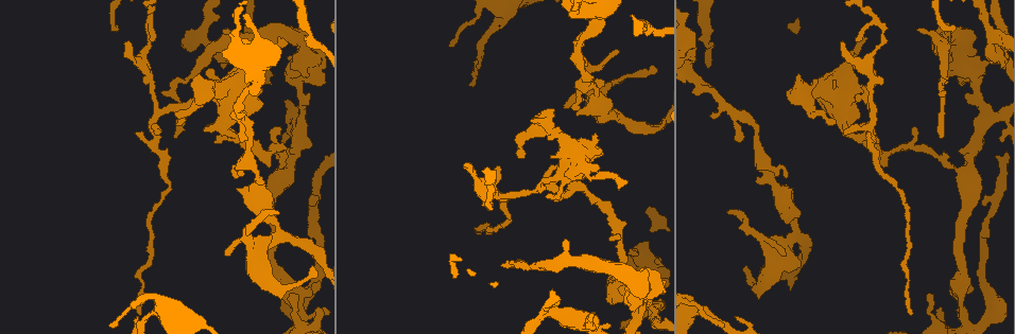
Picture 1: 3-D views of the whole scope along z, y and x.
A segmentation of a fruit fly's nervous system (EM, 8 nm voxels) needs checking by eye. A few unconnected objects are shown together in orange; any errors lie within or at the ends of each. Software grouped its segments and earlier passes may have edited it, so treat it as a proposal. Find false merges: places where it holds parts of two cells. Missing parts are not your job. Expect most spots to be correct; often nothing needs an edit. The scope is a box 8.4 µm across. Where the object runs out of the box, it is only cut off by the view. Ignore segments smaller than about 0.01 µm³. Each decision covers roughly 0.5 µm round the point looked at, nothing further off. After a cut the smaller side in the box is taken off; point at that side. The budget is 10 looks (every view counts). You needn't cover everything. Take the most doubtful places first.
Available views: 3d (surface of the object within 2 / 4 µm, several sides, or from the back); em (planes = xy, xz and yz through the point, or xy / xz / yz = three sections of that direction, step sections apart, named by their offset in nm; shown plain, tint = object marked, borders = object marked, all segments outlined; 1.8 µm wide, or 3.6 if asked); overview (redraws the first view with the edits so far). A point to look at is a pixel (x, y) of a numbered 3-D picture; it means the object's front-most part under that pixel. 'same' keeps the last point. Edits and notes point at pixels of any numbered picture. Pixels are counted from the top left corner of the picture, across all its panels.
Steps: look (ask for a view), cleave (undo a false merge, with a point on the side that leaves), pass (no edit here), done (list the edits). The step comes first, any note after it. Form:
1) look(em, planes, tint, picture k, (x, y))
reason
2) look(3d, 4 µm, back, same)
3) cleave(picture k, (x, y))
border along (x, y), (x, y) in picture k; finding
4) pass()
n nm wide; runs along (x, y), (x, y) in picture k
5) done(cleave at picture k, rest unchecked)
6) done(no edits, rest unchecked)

look(em, planes, tint, picture 1, (587, 68))
sharp bend

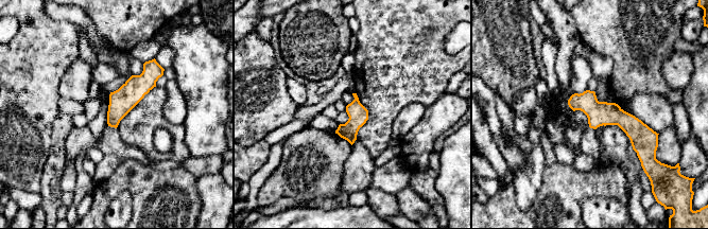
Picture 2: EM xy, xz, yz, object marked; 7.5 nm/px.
pass()
150 nm wide; runs along (570, 102), (650, 133) in picture 2; continuous, no second cell

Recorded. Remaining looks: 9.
look(em, xz, step 16, tint, picture 1, (695, 311))
a fork

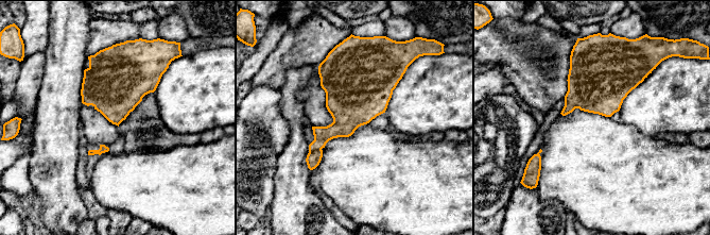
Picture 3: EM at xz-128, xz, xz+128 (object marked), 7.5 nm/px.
look(em, planes, tint, same)
another direction

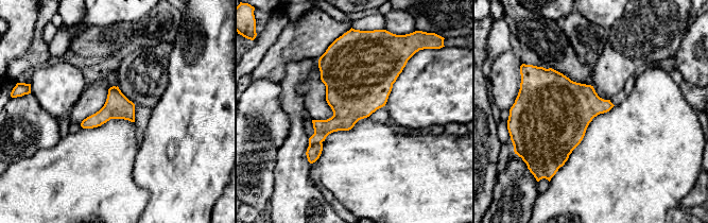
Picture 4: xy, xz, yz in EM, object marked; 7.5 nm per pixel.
pass()
one cell here

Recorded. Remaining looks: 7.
look(em, yz, step 16, tint, picture 1, (500, 195))
two arms in line, one across

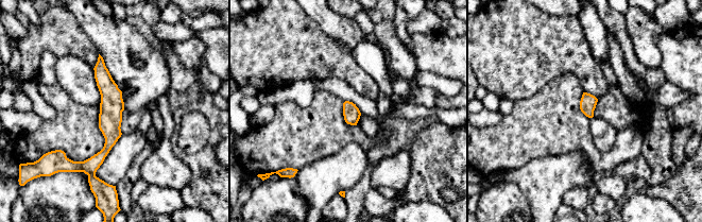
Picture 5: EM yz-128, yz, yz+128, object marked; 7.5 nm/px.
look(em, planes, borders, same)

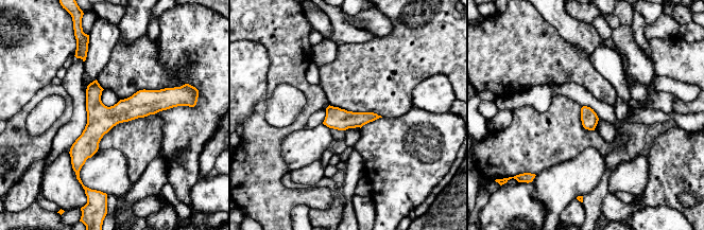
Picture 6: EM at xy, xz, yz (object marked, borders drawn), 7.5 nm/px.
pass()
runs along (172, 101), (114, 114), (75, 167) in picture 6; one cell here

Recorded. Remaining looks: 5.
look(em, 3.6 µm, planes, plain, picture 1, (850, 94))
thick turns thin

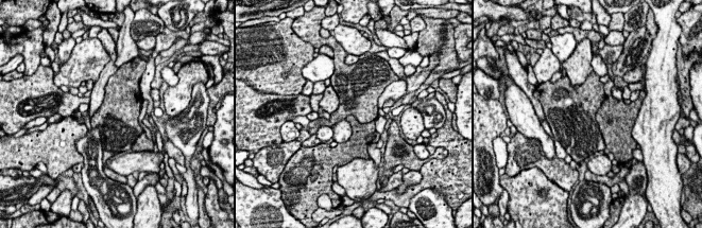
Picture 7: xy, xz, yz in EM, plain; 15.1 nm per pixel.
look(em, 3.6 µm, planes, tint, same)
with the object marked

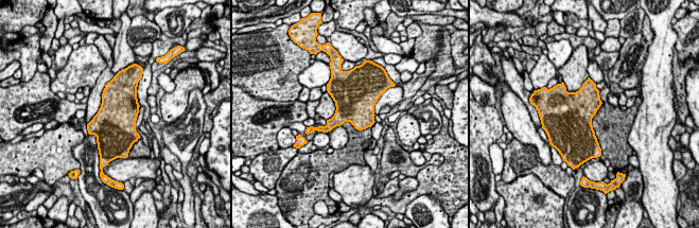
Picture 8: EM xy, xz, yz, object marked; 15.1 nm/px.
pass()
all the same cell

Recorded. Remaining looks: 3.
done(no edits, rest unchecked)

